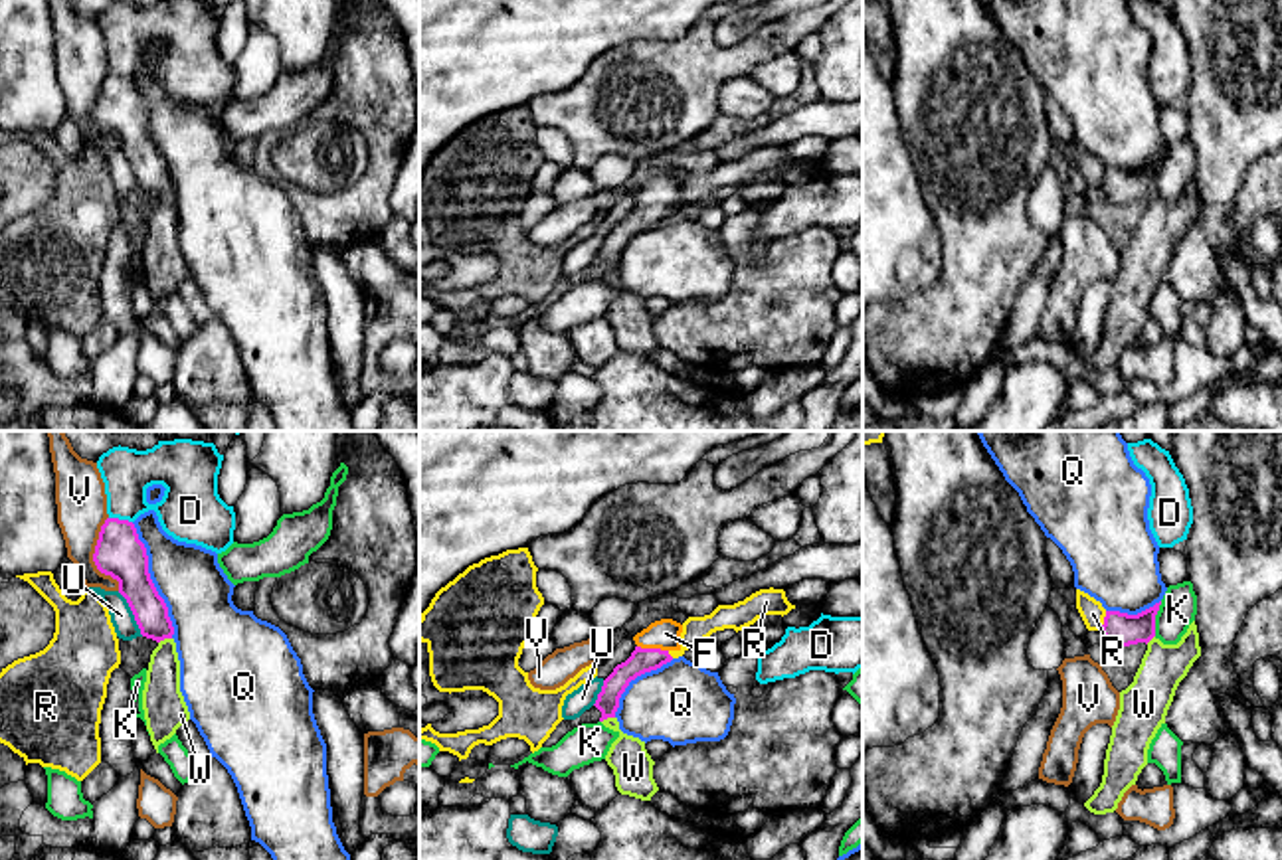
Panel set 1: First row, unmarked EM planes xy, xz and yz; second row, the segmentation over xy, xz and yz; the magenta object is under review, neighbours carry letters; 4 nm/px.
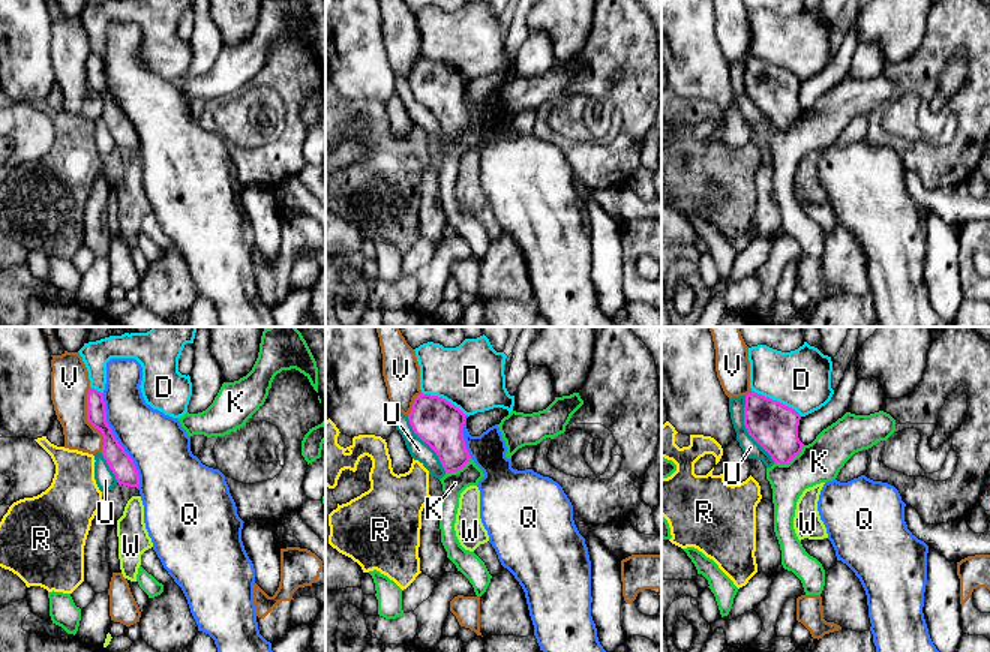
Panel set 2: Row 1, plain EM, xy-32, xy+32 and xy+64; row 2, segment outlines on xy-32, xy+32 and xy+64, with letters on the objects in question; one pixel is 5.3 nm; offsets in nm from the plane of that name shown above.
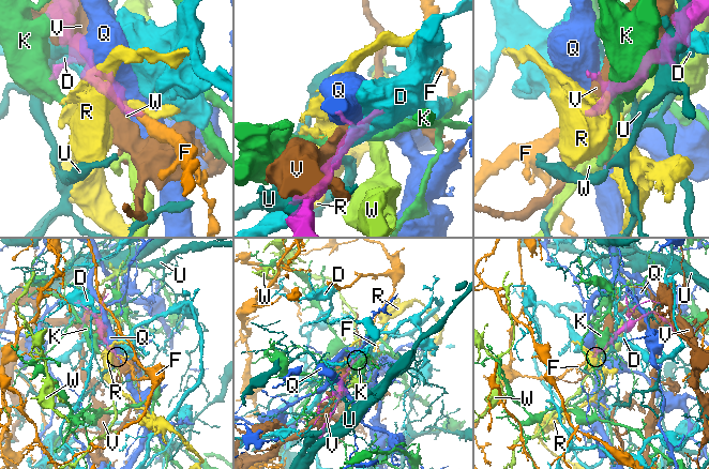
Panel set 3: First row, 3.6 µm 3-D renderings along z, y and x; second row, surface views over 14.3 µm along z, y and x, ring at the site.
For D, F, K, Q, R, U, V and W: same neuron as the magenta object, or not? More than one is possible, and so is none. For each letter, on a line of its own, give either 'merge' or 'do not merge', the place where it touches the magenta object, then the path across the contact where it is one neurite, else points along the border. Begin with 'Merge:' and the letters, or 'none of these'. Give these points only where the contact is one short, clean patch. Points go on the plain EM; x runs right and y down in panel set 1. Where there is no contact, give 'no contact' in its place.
Merge: F
D: do not merge; contact xy (121, 78)
F: merge; contact xz (653, 206); way xz (641, 218), (653, 206), (665, 190)
K: do not merge; contact yz (1154, 176); border yz (1162, 159), (1156, 171), (1154, 192)
Q: do not merge; contact xy (151, 137)
R: do not merge; contact yz (1104, 178)
U: do not merge; contact xy (133, 171)
V: do not merge; contact xy (93, 113)
W: do not merge; contact xy (165, 194); border xy (171, 194), (159, 200)

